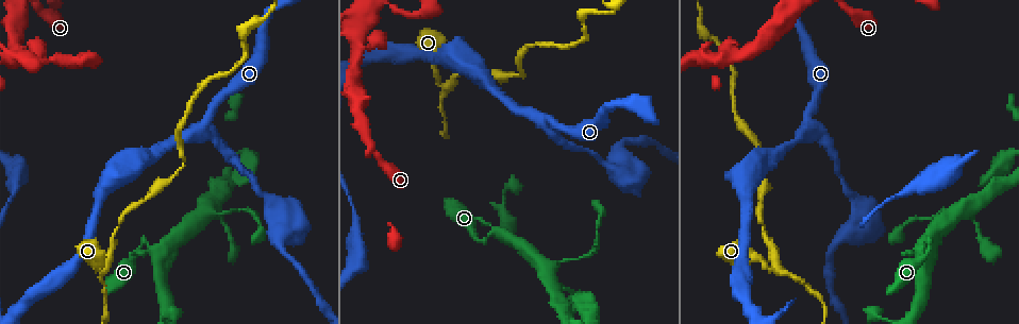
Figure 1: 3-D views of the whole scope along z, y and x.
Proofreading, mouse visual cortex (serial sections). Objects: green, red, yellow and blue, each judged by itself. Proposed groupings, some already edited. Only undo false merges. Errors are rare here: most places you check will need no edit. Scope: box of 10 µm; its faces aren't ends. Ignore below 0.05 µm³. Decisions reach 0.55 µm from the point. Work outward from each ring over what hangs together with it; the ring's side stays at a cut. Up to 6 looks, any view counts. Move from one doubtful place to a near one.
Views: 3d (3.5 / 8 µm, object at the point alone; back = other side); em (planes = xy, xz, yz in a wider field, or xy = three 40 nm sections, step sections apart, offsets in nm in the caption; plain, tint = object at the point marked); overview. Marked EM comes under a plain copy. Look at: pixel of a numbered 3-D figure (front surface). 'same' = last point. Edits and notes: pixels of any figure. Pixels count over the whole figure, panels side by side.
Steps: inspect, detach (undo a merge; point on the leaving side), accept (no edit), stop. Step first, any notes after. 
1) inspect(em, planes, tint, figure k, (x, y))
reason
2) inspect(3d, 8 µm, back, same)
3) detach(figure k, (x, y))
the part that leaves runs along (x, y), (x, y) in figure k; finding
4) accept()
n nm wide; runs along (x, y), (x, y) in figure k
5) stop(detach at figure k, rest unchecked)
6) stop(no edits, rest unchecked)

inspect(3d, 3.5 µm, figure 1, (443, 85))
arms part here

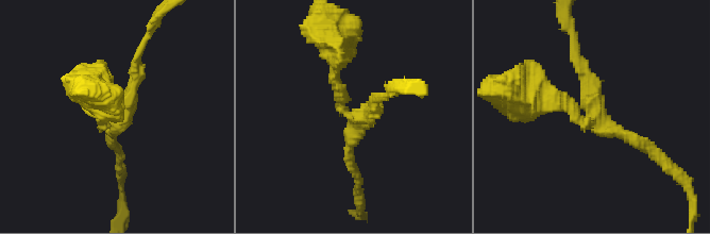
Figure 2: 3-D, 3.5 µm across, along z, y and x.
inspect(em, xy, step 3, tint, figure 2, (114, 123))
3 arms; arms of 150, 200, 200 nm

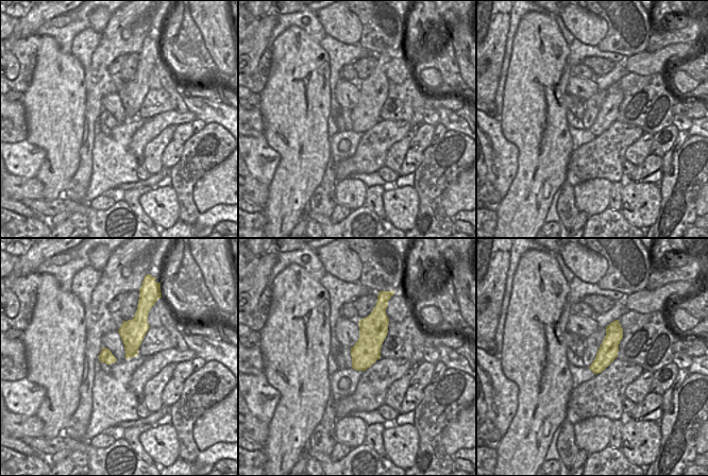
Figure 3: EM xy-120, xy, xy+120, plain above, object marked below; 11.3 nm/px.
accept()
continuous, no second cell

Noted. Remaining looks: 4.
inspect(3d, 3.5 µm, figure 1, (806, 128))
three arms meet

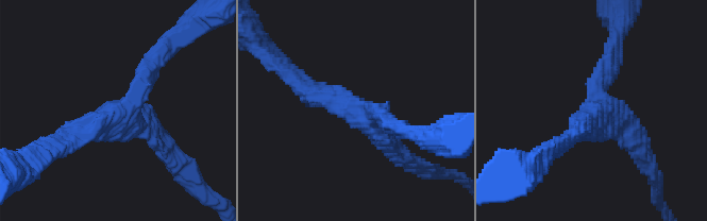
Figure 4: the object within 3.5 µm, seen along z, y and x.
inspect(em, planes, tint, figure 4, (127, 109))
3 arms; arms of 250, 250, 300 nm

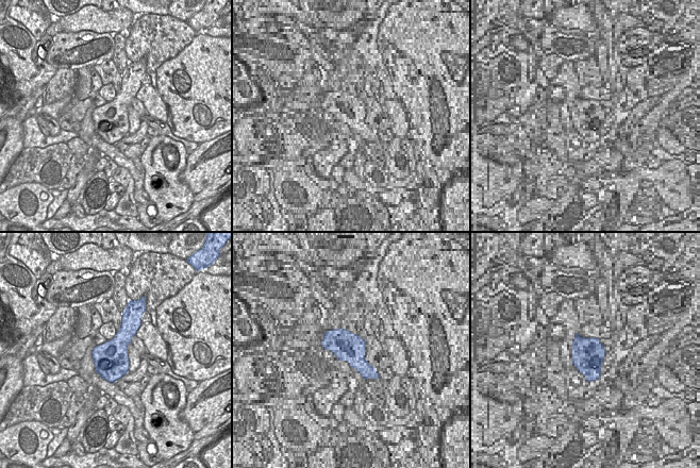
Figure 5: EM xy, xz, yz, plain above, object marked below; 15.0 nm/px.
accept()
550 nm wide; runs along (161, 54), (125, 109), (66, 136) in figure 4; one cell here

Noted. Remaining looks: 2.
inspect(3d, 3.5 µm, figure 1, (973, 207))
arms part here

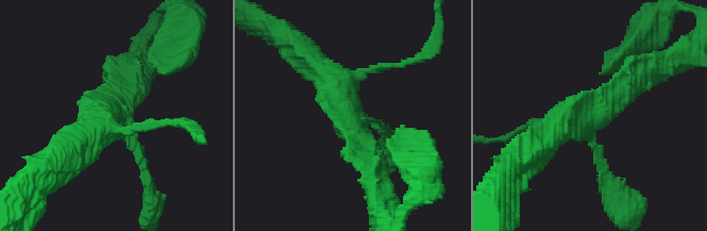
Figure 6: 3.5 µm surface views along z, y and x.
inspect(em, xy, step 1, tint, figure 6, (352, 116))
3 arms; arms of 150, 350, 450 nm

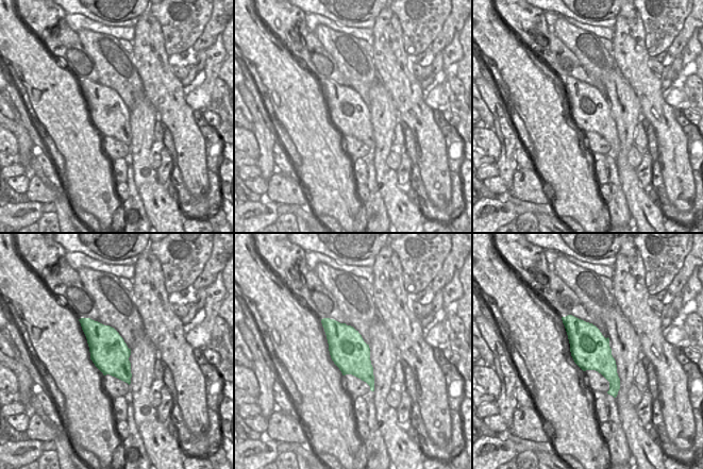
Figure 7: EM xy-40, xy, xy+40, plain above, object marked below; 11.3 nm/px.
accept()
runs along (538, 146), (641, 75) in figure 6; continuous, no second cell

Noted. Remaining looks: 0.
stop(no edits, rest unchecked)

